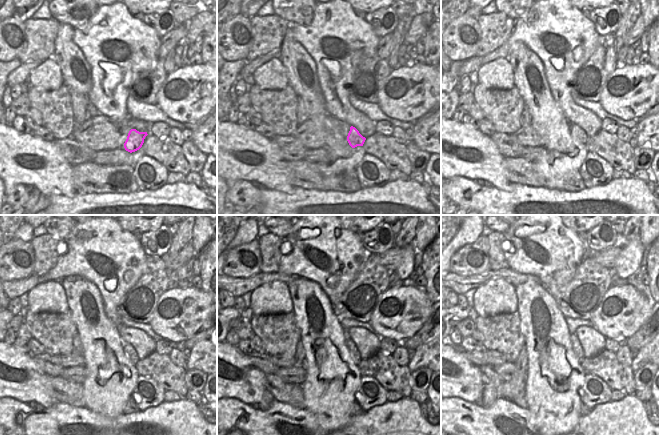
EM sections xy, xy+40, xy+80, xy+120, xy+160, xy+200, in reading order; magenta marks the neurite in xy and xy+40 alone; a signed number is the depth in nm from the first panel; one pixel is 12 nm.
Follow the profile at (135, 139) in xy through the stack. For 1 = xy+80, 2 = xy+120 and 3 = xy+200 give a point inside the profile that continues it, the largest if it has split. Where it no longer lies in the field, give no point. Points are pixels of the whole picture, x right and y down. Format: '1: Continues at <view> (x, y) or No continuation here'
1: Continues at xy+80 (577, 133)
2: Continues at xy+120 (130, 352)
3: Continues at xy+200 (576, 346)

